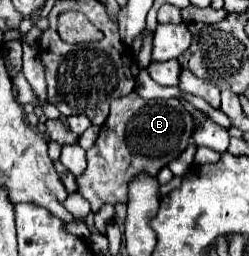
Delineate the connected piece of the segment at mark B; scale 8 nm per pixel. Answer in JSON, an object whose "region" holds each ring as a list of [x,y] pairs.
{"region":[[[133,91],[127,97],[113,101],[111,113],[107,121],[103,123],[93,147],[87,149],[87,169],[83,171],[81,177],[77,177],[77,193],[81,193],[81,197],[85,197],[91,203],[93,213],[97,213],[105,203],[111,203],[111,205],[127,203],[129,181],[141,173],[155,177],[163,167],[167,167],[175,157],[179,157],[181,151],[185,151],[185,147],[191,143],[191,133],[193,133],[193,117],[179,103],[179,99],[147,101]]]}

